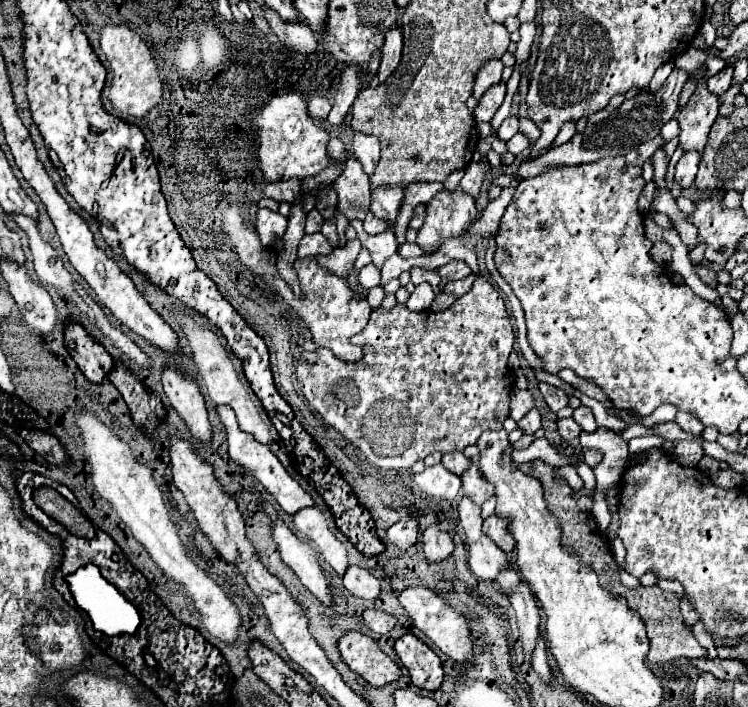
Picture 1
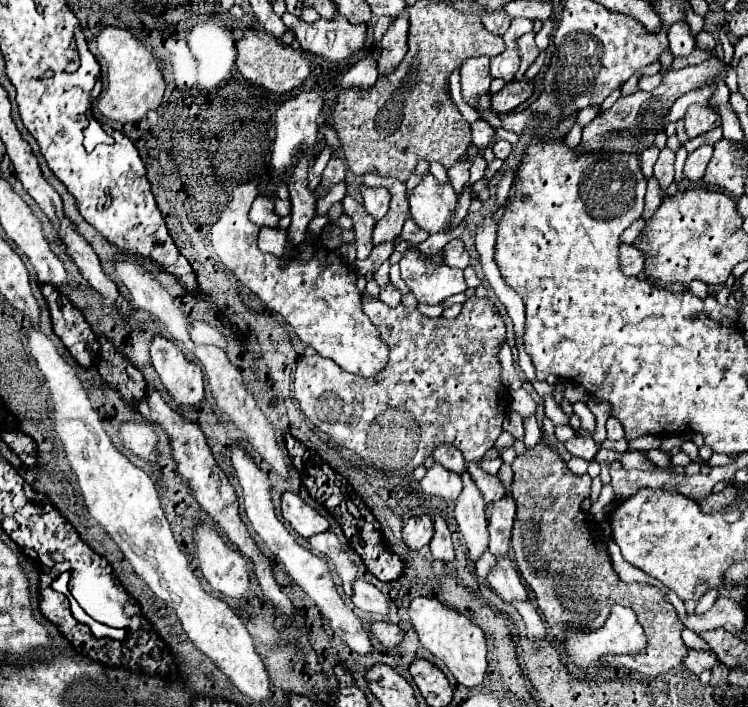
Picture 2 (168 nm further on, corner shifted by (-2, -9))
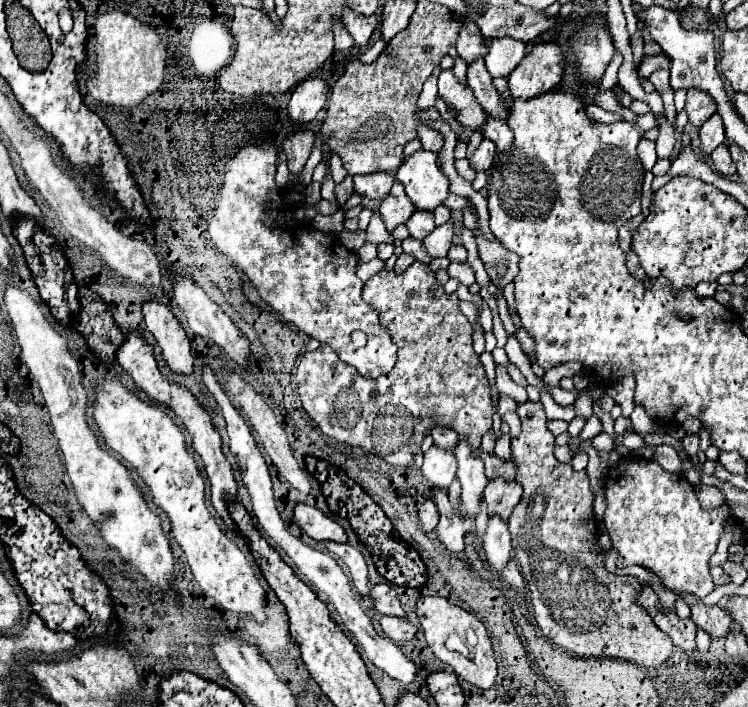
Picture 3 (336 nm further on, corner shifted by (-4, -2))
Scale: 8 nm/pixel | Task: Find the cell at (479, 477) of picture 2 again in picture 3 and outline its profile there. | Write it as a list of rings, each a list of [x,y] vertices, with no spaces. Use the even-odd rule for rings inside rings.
[[[480,453],[484,465],[486,465],[486,477],[494,479],[494,477],[504,477],[504,479],[514,479],[516,475],[516,463],[512,461],[502,461],[496,455],[488,455],[488,453]]]

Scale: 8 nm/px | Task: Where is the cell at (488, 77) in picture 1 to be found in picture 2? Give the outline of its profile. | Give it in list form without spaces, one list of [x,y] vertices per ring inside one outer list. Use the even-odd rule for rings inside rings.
[[[480,56],[480,58],[470,58],[462,64],[460,70],[460,80],[462,80],[462,98],[470,106],[478,106],[478,100],[486,94],[490,94],[490,58]]]

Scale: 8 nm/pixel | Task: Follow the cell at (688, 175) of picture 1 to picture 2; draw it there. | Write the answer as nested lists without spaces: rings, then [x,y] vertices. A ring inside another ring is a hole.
[[[704,144],[698,150],[694,150],[692,154],[688,154],[688,160],[684,166],[684,176],[690,182],[700,182],[710,158],[712,158],[712,144]]]

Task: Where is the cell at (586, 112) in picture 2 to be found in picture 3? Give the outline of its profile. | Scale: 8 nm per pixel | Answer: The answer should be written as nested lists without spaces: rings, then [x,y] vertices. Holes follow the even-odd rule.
[[[614,53],[610,65],[606,67],[606,73],[604,73],[604,77],[602,77],[602,83],[600,83],[600,87],[598,87],[600,91],[608,91],[608,89],[612,89],[612,87],[618,83],[616,73],[618,73],[620,63],[622,63],[622,55],[620,55],[620,53]]]

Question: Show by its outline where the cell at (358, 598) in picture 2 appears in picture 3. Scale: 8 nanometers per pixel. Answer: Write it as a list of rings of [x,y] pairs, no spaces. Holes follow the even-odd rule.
[[[376,585],[370,591],[370,597],[374,599],[374,607],[382,615],[392,615],[392,617],[406,617],[394,589],[390,585]]]

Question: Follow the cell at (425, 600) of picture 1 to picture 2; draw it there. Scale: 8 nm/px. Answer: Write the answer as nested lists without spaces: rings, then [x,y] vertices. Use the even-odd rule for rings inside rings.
[[[414,598],[408,606],[410,622],[420,638],[420,642],[438,656],[448,670],[454,674],[454,678],[464,686],[478,686],[484,678],[488,660],[484,654],[484,632],[476,624],[472,624],[466,616],[458,614],[456,610],[440,604],[436,598]]]

